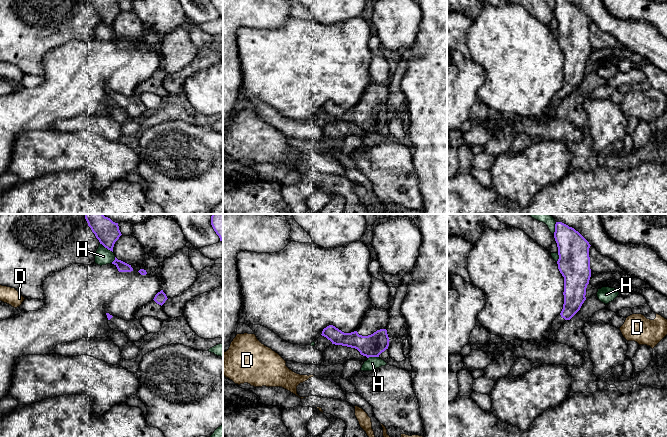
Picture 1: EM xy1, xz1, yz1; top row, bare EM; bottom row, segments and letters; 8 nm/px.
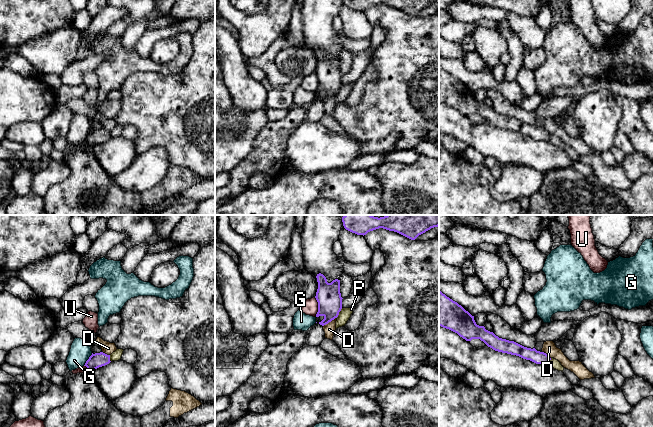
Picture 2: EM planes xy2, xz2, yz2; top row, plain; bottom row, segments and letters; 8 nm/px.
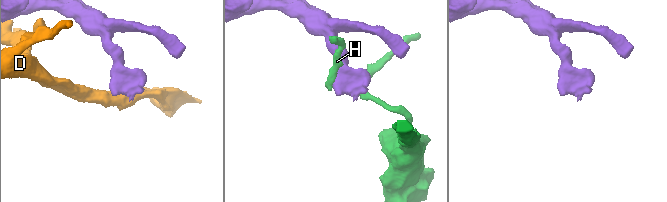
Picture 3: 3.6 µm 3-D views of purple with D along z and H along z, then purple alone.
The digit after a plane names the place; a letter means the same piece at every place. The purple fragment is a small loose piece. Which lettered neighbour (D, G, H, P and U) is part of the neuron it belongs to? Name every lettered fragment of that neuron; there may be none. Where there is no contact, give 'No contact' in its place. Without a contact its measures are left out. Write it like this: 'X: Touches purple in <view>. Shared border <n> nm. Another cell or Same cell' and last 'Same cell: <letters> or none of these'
D: Touches purple in xz2. Shared border 130 nm. Another cell
G: Touches purple in xy2. Shared border 130 nm. Another cell
H: Touches purple in xy1. Shared border 130 nm. Another cell
P: Touches purple in xz2. Shared border 90 nm. Another cell
U: Touches purple in xz2. Shared border 160 nm. Another cell
Same cell: none of these

